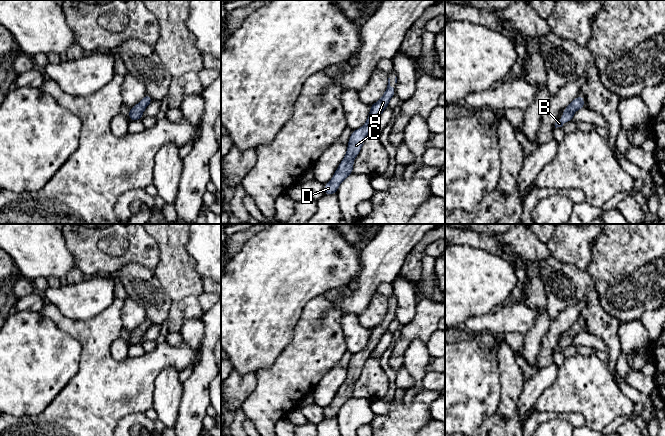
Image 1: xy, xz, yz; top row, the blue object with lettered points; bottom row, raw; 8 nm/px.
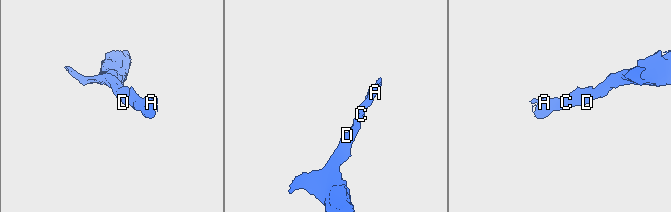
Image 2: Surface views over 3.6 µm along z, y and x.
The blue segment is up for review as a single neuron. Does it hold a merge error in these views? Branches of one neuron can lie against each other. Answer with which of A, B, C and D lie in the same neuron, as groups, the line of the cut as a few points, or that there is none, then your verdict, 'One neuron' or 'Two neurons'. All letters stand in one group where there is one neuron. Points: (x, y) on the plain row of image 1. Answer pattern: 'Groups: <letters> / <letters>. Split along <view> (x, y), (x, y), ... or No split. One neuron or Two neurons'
Groups: A B C D. No split. One neuron

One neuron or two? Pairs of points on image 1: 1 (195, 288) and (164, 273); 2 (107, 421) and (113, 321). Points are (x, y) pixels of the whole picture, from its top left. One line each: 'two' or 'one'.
1: one
2: one

